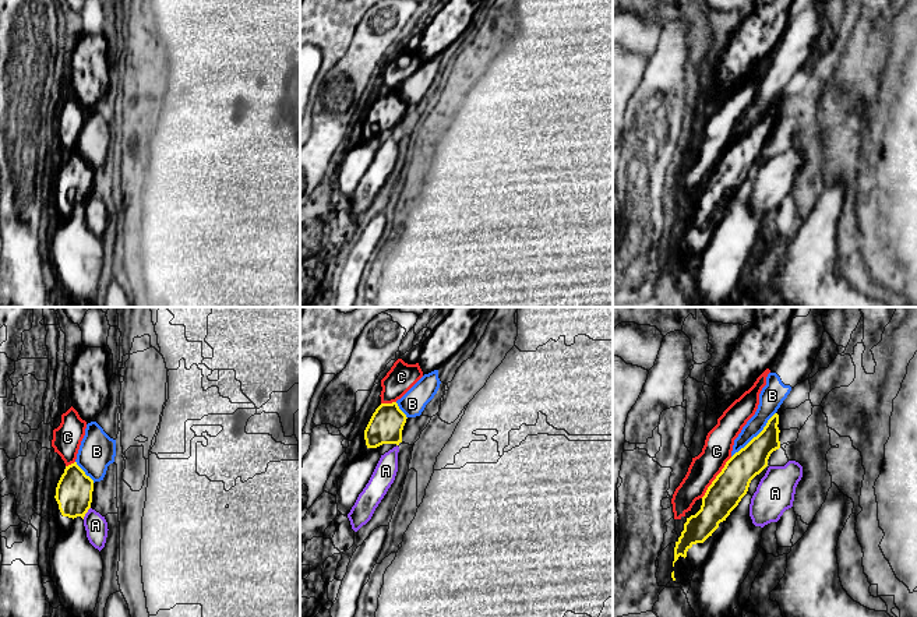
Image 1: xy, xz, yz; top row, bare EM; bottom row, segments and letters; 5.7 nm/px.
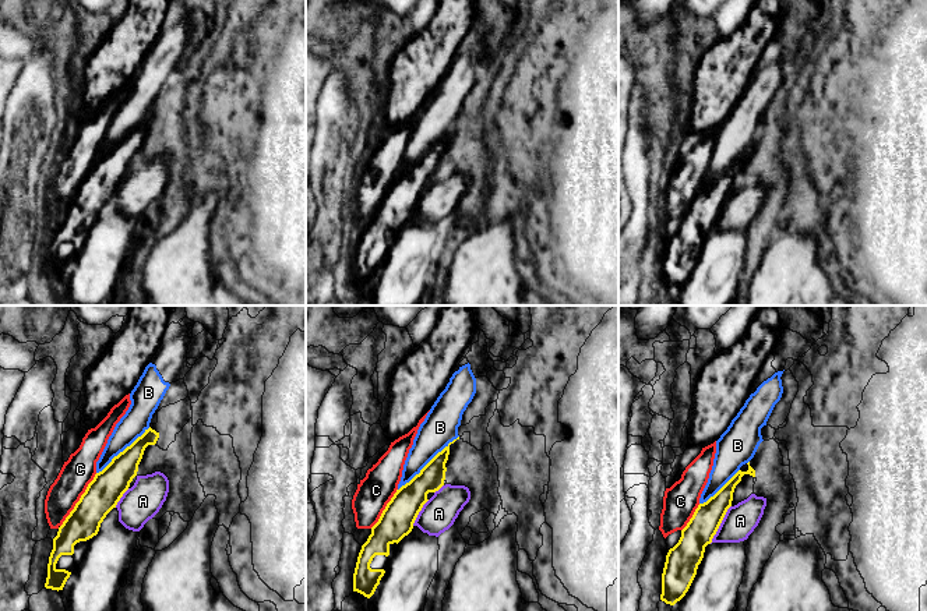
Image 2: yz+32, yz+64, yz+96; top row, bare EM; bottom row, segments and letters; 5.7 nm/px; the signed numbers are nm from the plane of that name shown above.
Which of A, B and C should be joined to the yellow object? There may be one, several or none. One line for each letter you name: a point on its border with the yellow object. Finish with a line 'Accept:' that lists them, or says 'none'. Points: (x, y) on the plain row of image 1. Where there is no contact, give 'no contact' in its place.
Accept: none

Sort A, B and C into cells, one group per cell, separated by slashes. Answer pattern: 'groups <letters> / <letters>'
groups A / B / C

